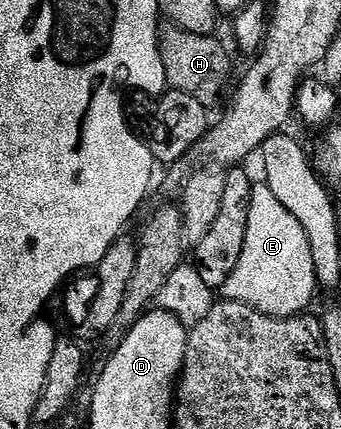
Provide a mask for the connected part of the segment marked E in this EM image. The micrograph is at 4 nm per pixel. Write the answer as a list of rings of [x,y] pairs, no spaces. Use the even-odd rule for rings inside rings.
[[[266,182],[252,183],[249,222],[241,262],[237,262],[237,270],[229,274],[221,292],[226,299],[247,304],[266,316],[286,317],[306,313],[317,293],[309,238],[305,238],[301,222],[297,222],[297,218],[293,218],[293,214],[289,214],[281,202],[277,202],[277,194],[269,190]]]

